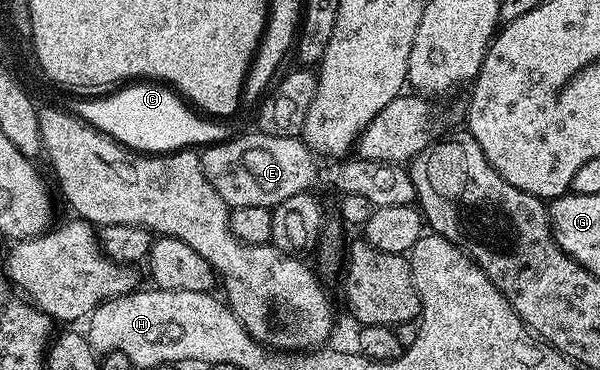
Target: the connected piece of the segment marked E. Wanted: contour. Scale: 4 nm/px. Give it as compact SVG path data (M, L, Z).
M260 130L241 135L212 143L200 153L206 179L230 209L265 207L272 210L291 196L317 188L364 196L375 208L410 206L416 201L410 171L400 163L364 158L330 160L311 150L300 137L269 136Z

